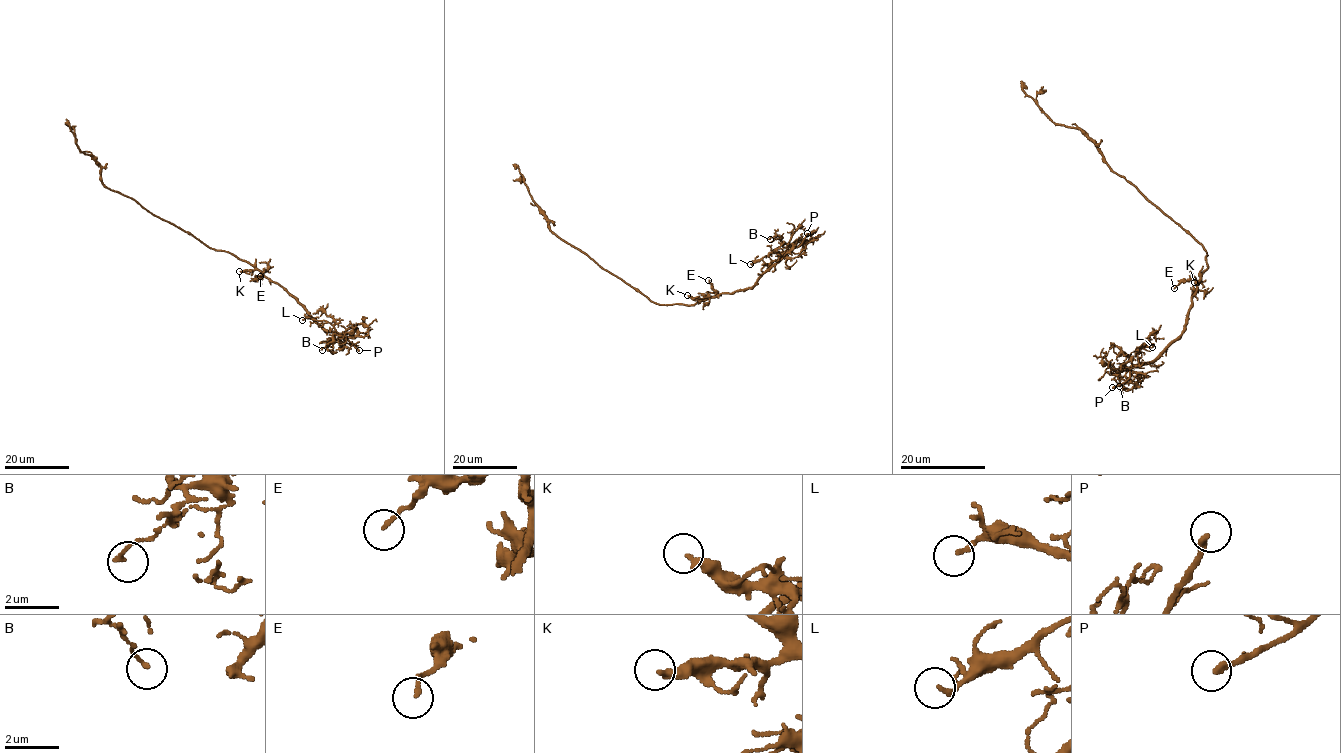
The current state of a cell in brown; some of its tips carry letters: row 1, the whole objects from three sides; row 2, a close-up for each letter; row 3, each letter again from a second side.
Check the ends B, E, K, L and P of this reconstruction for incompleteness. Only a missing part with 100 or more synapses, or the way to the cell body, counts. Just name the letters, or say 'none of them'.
P

